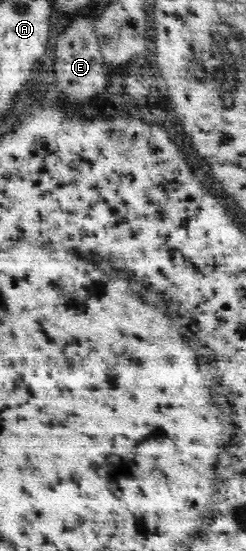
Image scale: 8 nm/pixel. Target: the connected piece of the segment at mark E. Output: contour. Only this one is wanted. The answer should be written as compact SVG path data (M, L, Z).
M76 17L66 29L64 33L56 39L56 47L54 47L54 71L56 71L56 79L58 79L58 87L60 91L68 97L68 101L72 103L84 103L90 97L94 97L96 93L100 93L108 81L108 69L104 64L98 36L95 32L94 23L88 17Z

